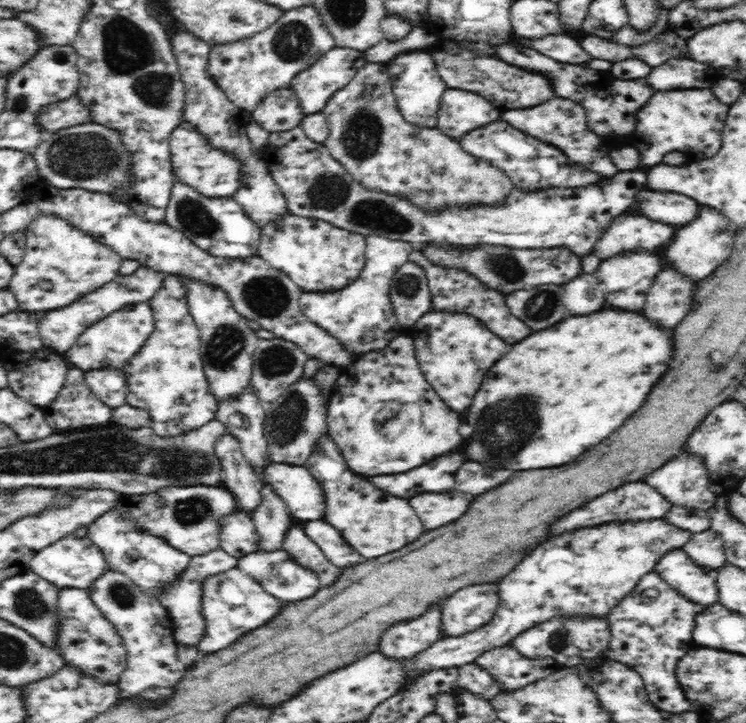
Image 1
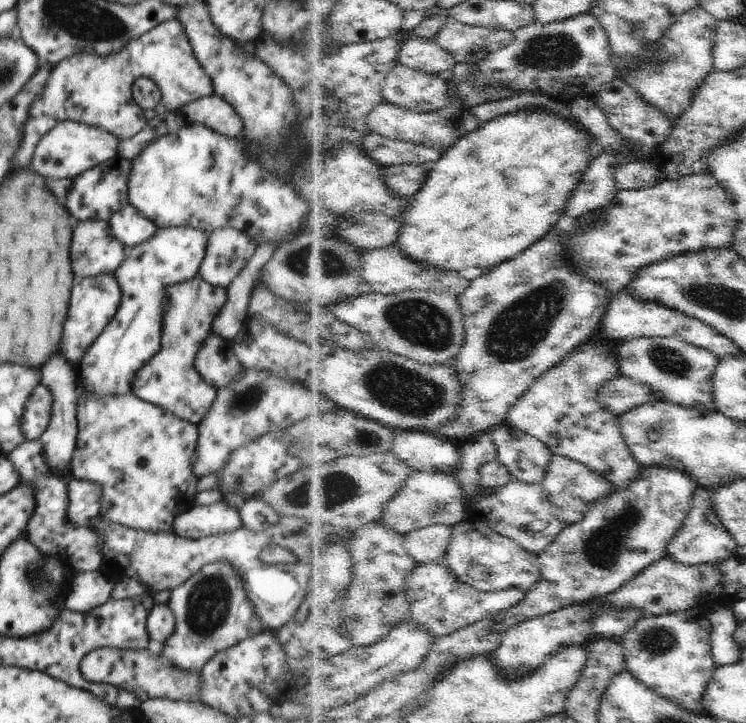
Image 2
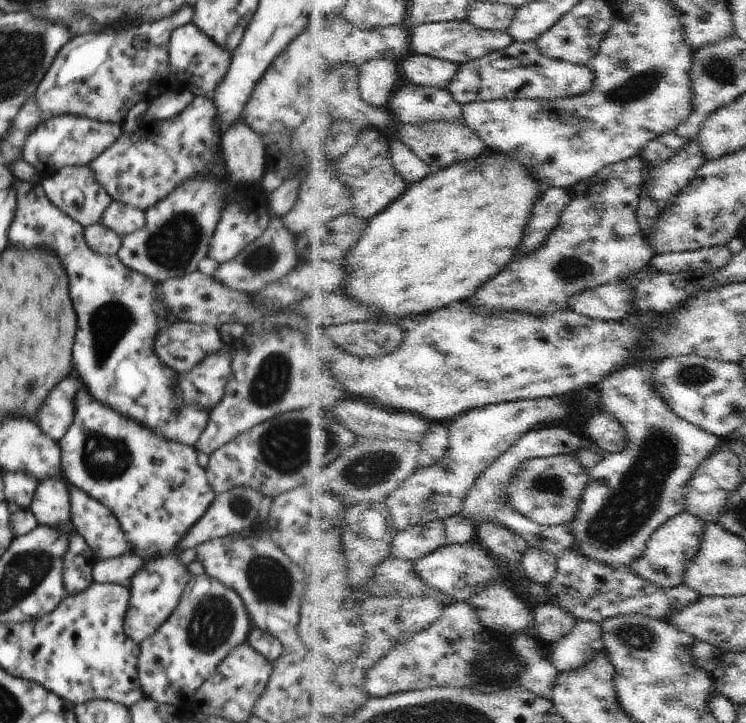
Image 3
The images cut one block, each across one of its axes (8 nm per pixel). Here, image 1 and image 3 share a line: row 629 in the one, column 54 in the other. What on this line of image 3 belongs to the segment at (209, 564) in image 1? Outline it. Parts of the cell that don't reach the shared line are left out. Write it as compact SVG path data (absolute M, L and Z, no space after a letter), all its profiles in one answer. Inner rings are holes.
M88 165L68 166L56 171L49 177L40 180L45 196L63 214L78 222L84 229L88 226L101 223L104 210L113 202L110 196L96 183L94 174Z

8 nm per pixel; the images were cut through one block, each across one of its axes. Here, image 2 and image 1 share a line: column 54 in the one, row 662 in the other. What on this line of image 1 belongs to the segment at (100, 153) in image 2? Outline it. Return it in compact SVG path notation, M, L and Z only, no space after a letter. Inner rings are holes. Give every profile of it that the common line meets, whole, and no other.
M110 568L92 582L88 593L102 615L112 622L126 649L126 668L117 683L120 698L138 698L144 700L144 704L156 704L170 698L174 686L184 676L184 670L176 656L178 647L173 640L172 619L158 597L144 592L125 574Z

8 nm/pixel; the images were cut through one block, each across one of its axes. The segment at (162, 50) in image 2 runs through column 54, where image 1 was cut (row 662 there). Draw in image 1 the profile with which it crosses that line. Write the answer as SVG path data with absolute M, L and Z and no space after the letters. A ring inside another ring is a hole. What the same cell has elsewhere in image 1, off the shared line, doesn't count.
M61 588L58 595L58 651L65 664L96 678L102 684L116 684L126 668L122 637L90 598L88 589Z

